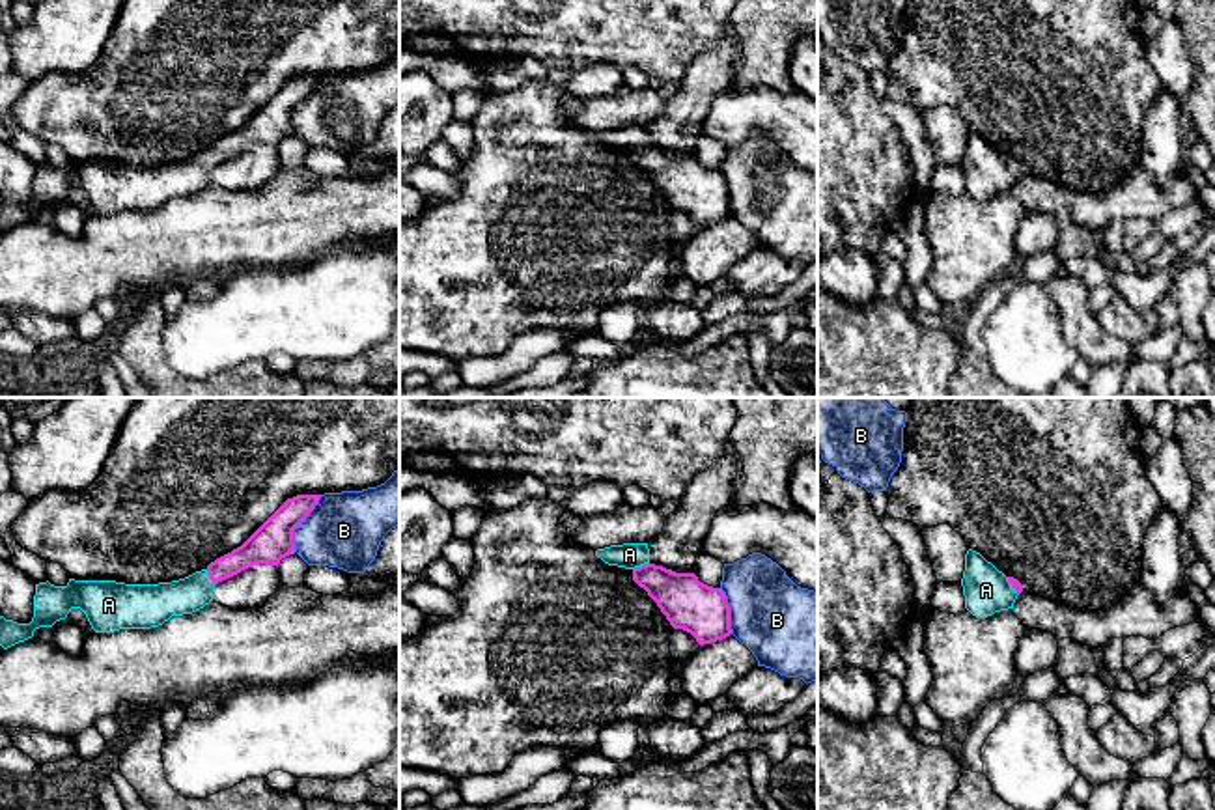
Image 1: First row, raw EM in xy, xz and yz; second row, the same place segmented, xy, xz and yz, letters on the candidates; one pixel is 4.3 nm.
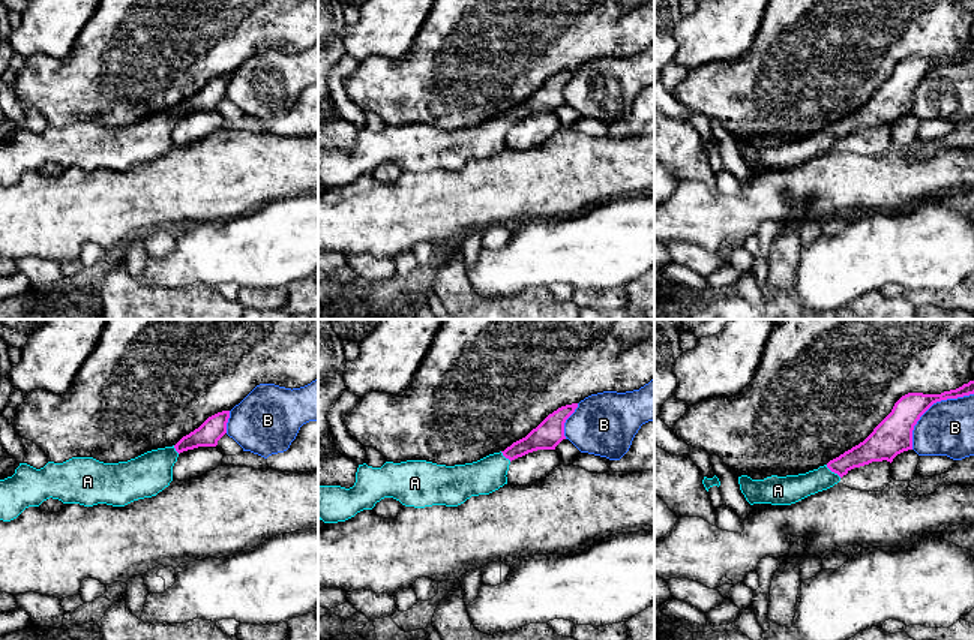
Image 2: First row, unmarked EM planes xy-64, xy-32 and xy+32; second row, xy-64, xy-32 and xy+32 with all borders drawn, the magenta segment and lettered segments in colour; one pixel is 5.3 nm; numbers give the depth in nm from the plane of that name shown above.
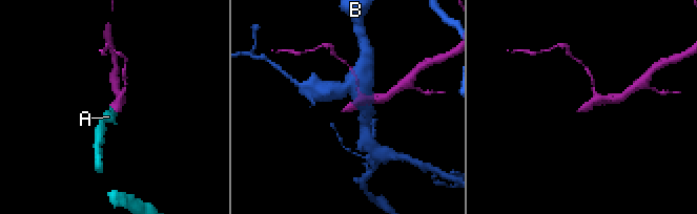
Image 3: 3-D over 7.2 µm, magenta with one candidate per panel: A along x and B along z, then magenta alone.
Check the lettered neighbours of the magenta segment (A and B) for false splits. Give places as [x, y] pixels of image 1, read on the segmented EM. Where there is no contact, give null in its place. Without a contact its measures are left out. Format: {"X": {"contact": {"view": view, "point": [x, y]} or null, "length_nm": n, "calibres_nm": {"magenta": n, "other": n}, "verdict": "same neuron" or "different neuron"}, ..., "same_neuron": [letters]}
{"A": {"contact": {"view": "xy", "point": [209, 577]}, "length_nm": 80, "calibres_nm": {"magenta": 130, "other": 160}, "verdict": "same neuron"}, "B": {"contact": {"view": "xy", "point": [301, 521]}, "length_nm": 280, "calibres_nm": {"magenta": 170, "other": 320}, "verdict": "different neuron"}, "same_neuron": ["A"]}

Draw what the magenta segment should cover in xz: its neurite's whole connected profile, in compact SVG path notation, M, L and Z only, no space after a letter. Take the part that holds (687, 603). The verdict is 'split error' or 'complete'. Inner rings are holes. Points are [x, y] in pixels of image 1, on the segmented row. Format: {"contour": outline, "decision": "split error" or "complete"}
{"contour": "M648 543L597 549L608 566L633 571L633 580L648 592L674 629L691 633L700 646L732 635L730 607L720 588L707 586L694 573L676 573L649 562Z", "decision": "split error"}

